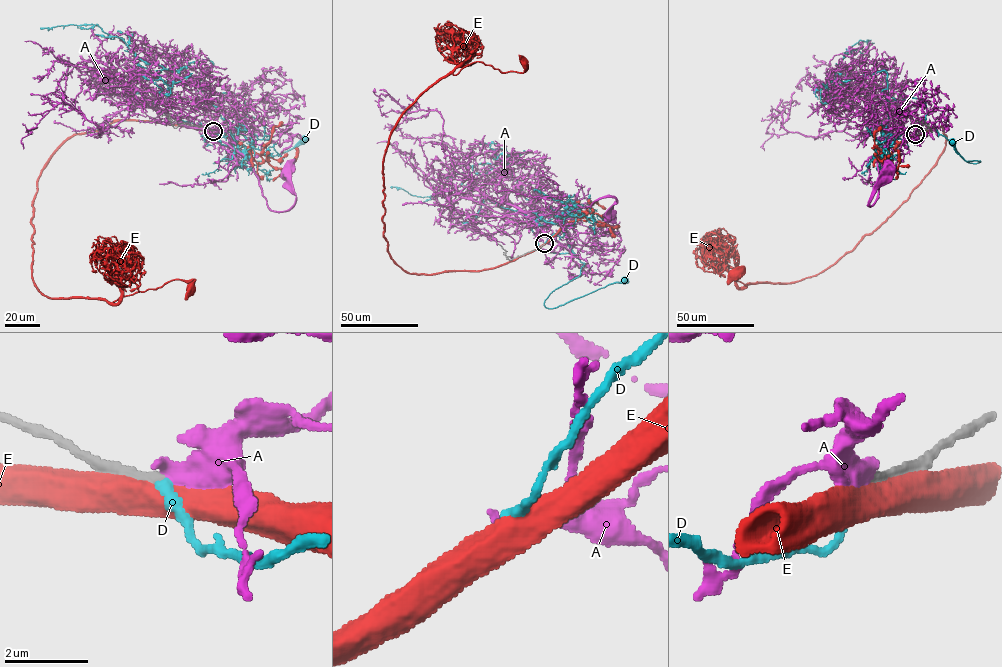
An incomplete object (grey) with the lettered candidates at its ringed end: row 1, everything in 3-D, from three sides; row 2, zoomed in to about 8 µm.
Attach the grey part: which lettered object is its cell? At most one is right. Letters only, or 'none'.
D

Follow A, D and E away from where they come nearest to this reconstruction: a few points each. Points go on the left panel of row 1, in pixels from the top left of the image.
A: (214, 130), (234, 114), (216, 124), (214, 135), (250, 161), (271, 210), (287, 211), (295, 203), (287, 170)
D: (214, 131), (235, 138), (245, 115), (259, 122), (252, 136), (213, 163), (263, 161), (304, 140)
E: (212, 130), (114, 120), (73, 134), (32, 203), (32, 277), (45, 296), (111, 303), (174, 279), (191, 288)

